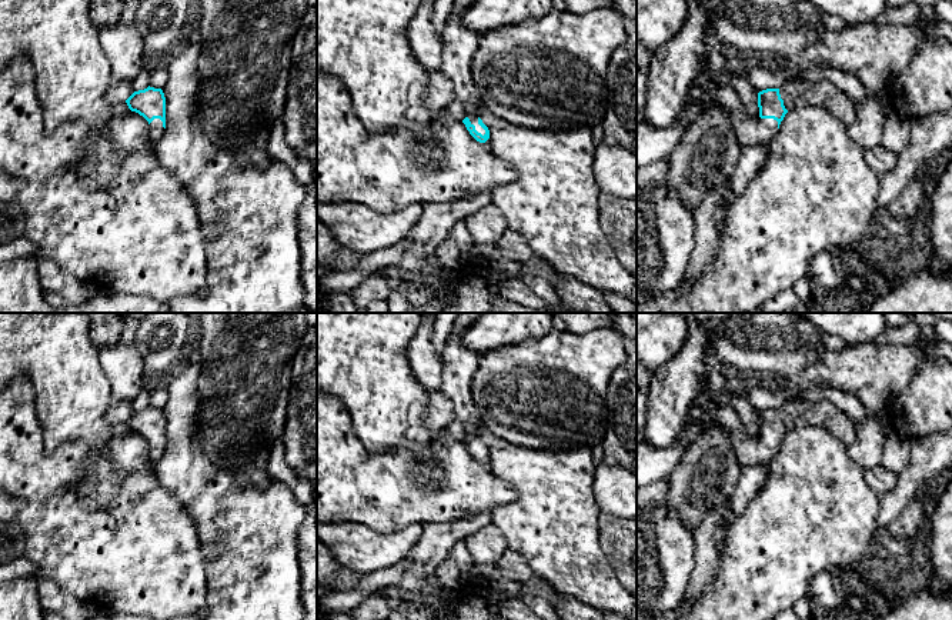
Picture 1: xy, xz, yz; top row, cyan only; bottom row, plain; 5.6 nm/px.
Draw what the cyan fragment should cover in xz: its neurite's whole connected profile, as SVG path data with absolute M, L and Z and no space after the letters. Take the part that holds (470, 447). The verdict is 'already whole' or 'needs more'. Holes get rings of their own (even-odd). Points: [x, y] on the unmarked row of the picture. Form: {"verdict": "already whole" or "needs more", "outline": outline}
{"verdict": "needs more", "outline": "M450 334L441 354L442 386L441 393L451 401L455 420L461 421L467 437L462 440L470 454L480 463L490 459L490 450L478 437L482 426L481 414L475 407L470 386L478 369L480 354L464 346L464 334Z"}

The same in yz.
{"verdict": "needs more", "outline": "M791 400L781 409L759 411L756 437L746 431L732 407L724 406L689 419L684 431L667 449L657 449L645 441L637 444L637 491L652 481L667 479L681 463L682 453L708 426L721 427L729 434L742 467L769 461L776 454L785 434L798 427L822 426L846 447L856 436L855 424L849 417L826 400Z"}

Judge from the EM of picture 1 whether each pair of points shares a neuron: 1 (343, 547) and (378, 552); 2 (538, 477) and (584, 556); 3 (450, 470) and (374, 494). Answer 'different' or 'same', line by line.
1: same
2: same
3: same

